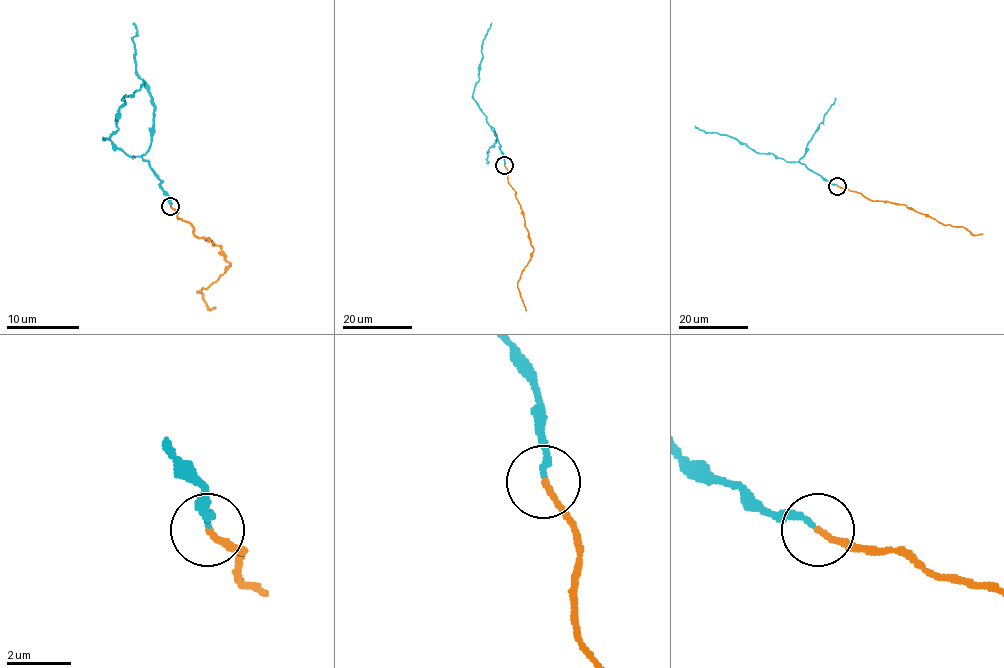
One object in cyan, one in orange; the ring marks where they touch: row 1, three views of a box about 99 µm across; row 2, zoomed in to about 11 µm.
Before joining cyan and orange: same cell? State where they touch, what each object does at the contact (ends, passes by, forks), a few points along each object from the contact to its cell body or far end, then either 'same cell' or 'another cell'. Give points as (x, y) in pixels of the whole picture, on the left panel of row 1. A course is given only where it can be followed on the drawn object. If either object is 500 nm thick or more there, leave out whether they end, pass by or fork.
(170, 206) | cyan ends | orange ends | cyan via (170, 206), (146, 161), (130, 157), (104, 139), (117, 130), (117, 112), (124, 95), (135, 92), (143, 81) | orange via (170, 206), (193, 228), (197, 237), (217, 244), (229, 264), (208, 287), (197, 291), (210, 309), (215, 307) | another cell

